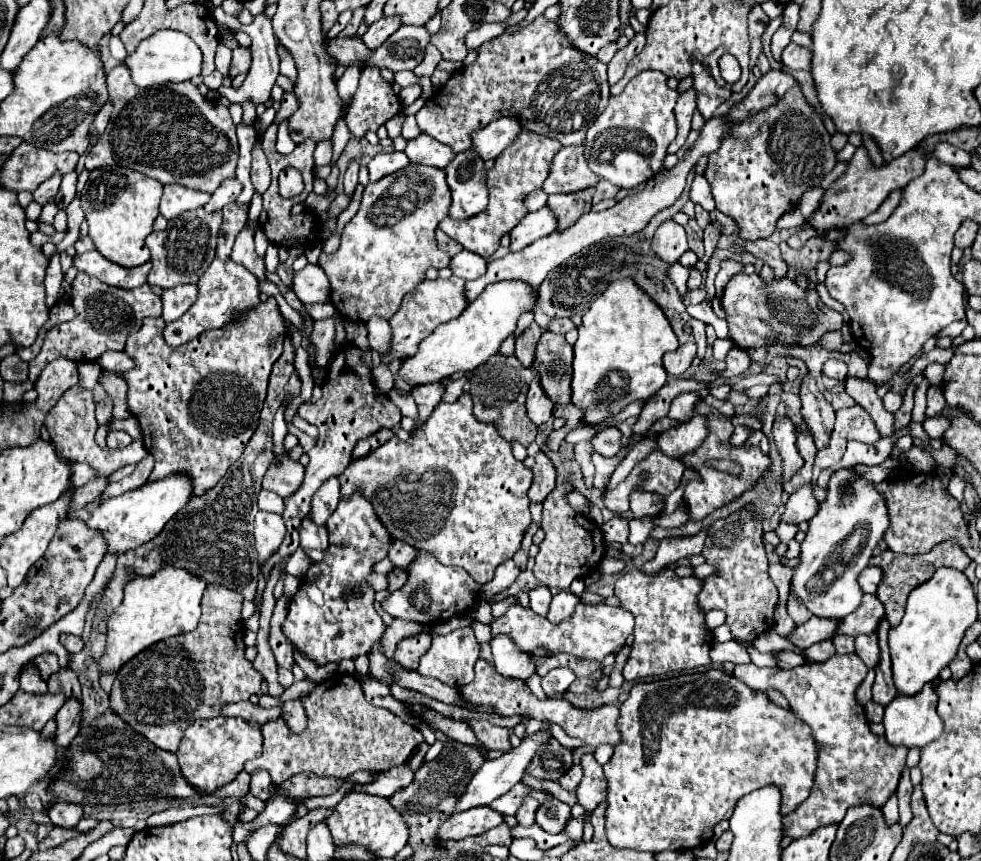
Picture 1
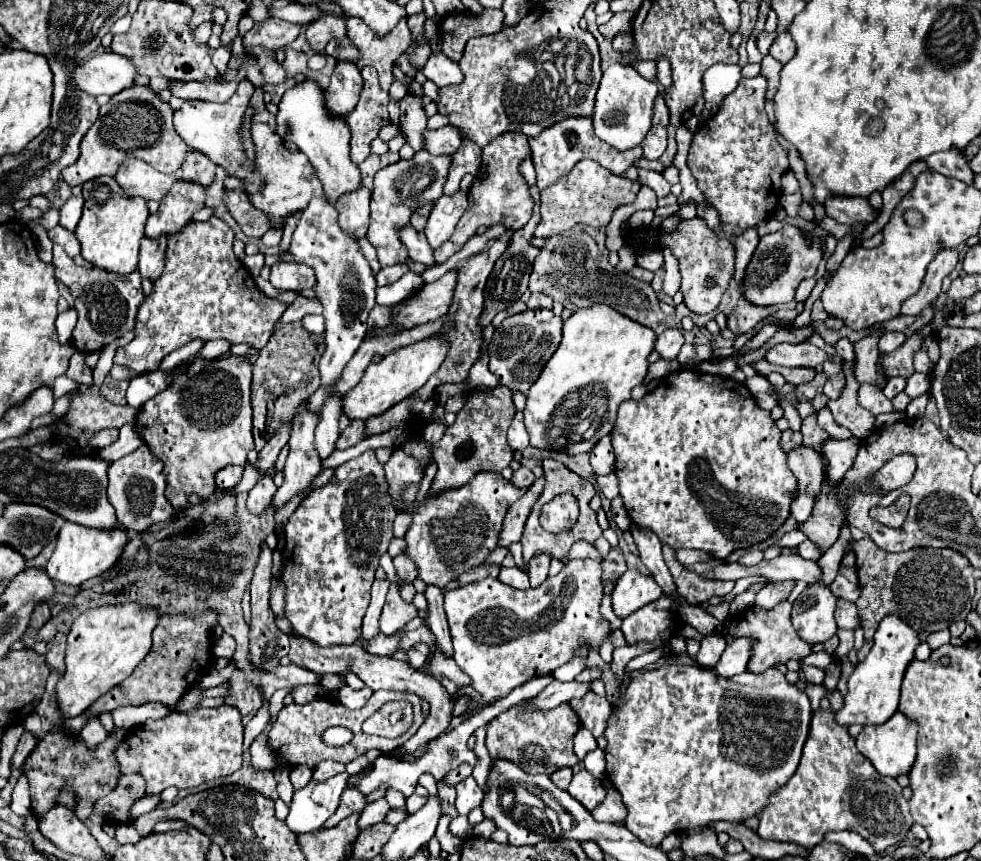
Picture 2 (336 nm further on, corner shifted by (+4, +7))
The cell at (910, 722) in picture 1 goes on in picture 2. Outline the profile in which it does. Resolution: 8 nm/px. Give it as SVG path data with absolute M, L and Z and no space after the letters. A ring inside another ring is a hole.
M895 714L883 726L865 726L857 736L857 750L873 764L873 768L881 776L897 778L901 774L907 774L911 770L911 764L915 762L917 730L919 728L915 728L915 722L907 720L903 714Z

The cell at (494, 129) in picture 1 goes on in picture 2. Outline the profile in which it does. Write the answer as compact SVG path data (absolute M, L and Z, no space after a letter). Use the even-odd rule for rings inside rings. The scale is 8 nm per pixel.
M443 126L439 130L425 130L423 132L423 150L427 150L431 156L441 154L455 154L455 150L461 146L459 130L455 126Z

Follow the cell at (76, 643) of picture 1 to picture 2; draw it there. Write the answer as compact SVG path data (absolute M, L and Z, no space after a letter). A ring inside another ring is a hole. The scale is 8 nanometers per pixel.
M39 602L35 608L33 608L33 614L31 614L31 628L37 628L43 626L47 620L51 618L51 612L49 612L49 606L45 602Z

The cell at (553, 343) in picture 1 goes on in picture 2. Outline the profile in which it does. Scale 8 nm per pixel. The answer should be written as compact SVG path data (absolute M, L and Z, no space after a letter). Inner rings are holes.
M547 308L525 310L519 314L507 316L501 322L501 326L495 330L487 346L491 374L495 374L499 382L509 390L519 390L527 394L527 390L539 378L543 366L549 362L549 358L555 354L561 342L561 322L563 320Z

